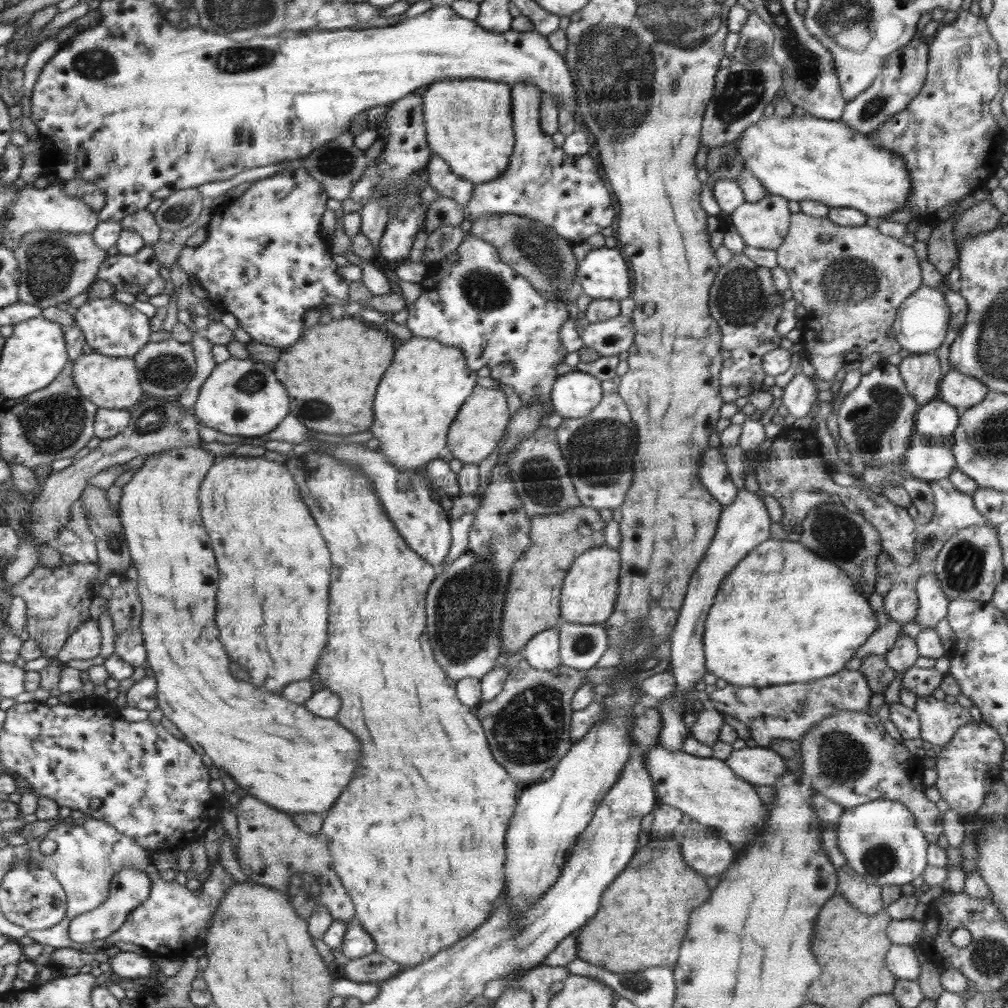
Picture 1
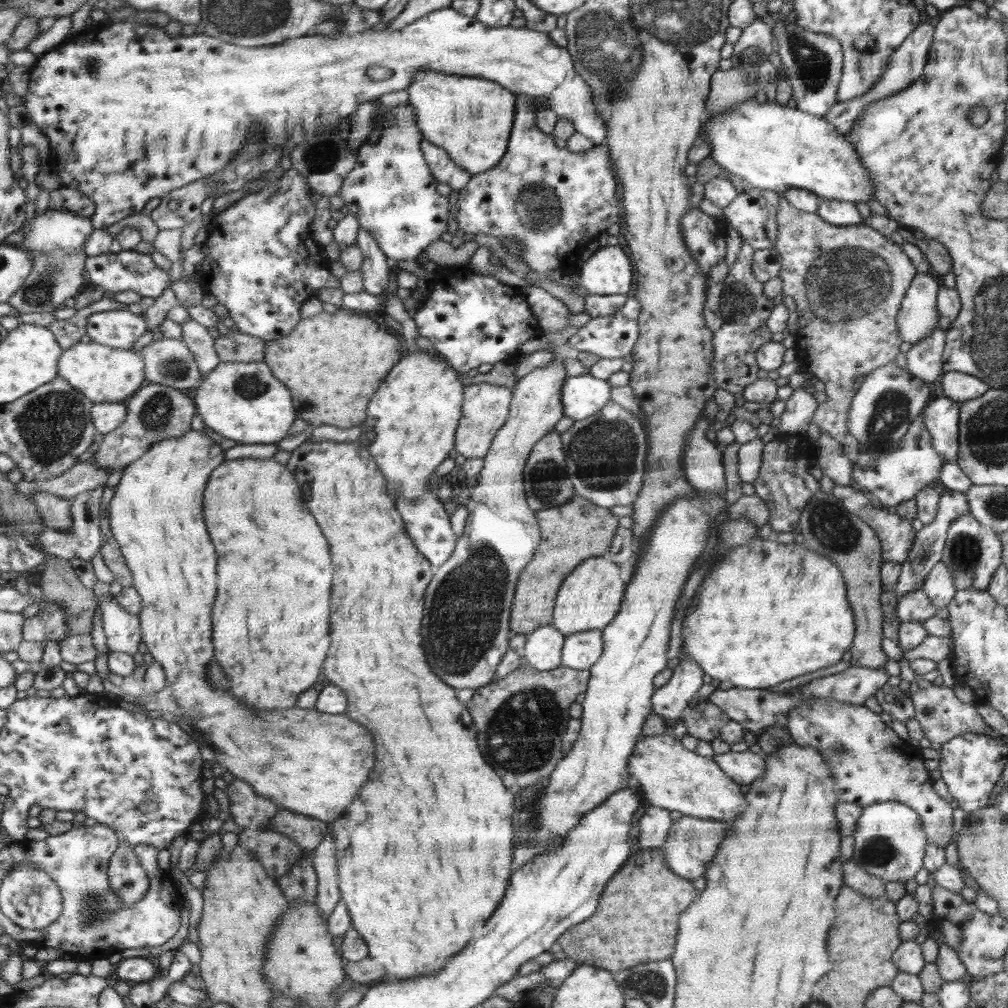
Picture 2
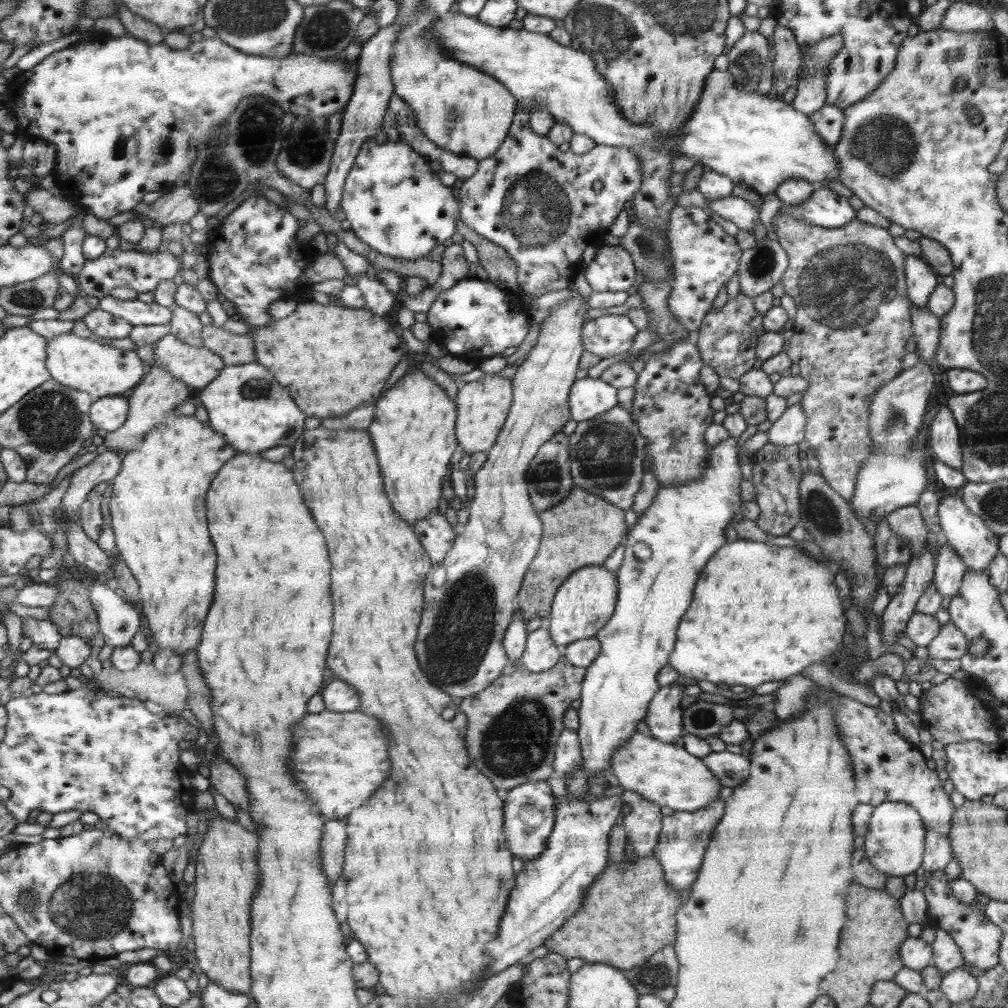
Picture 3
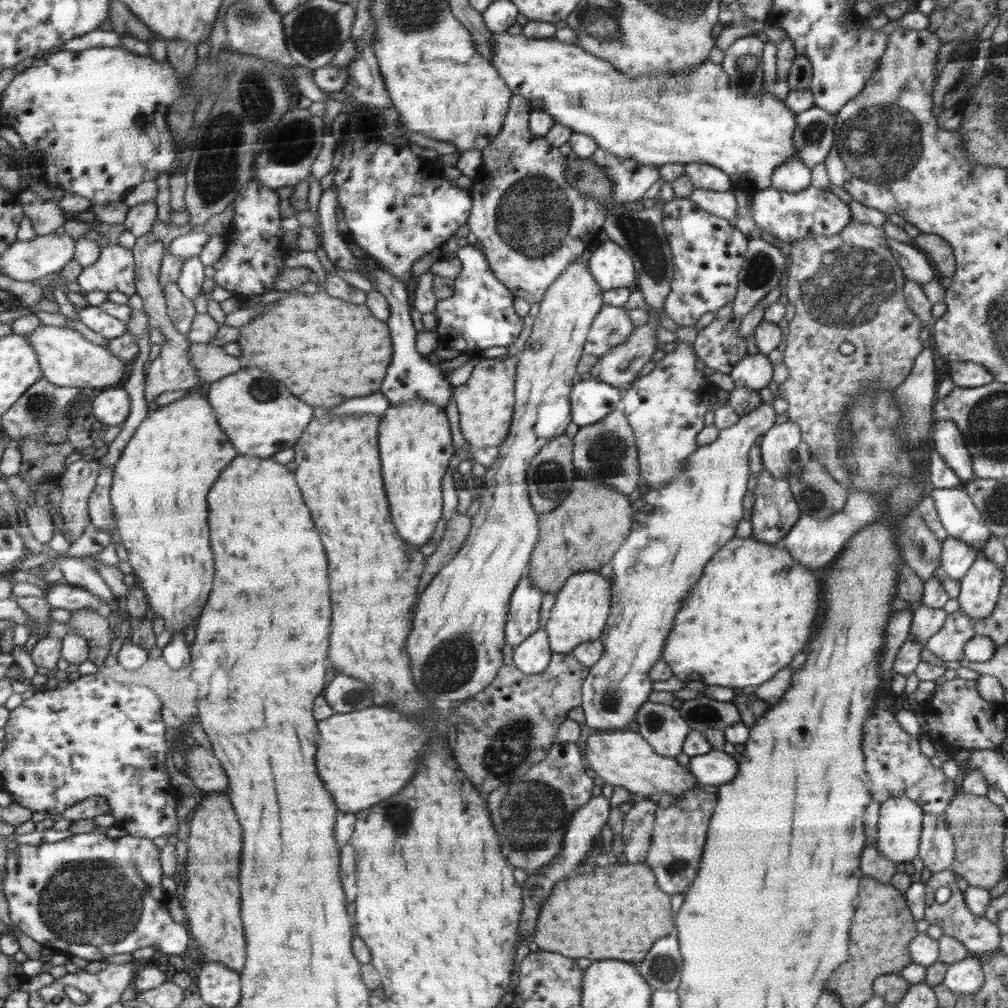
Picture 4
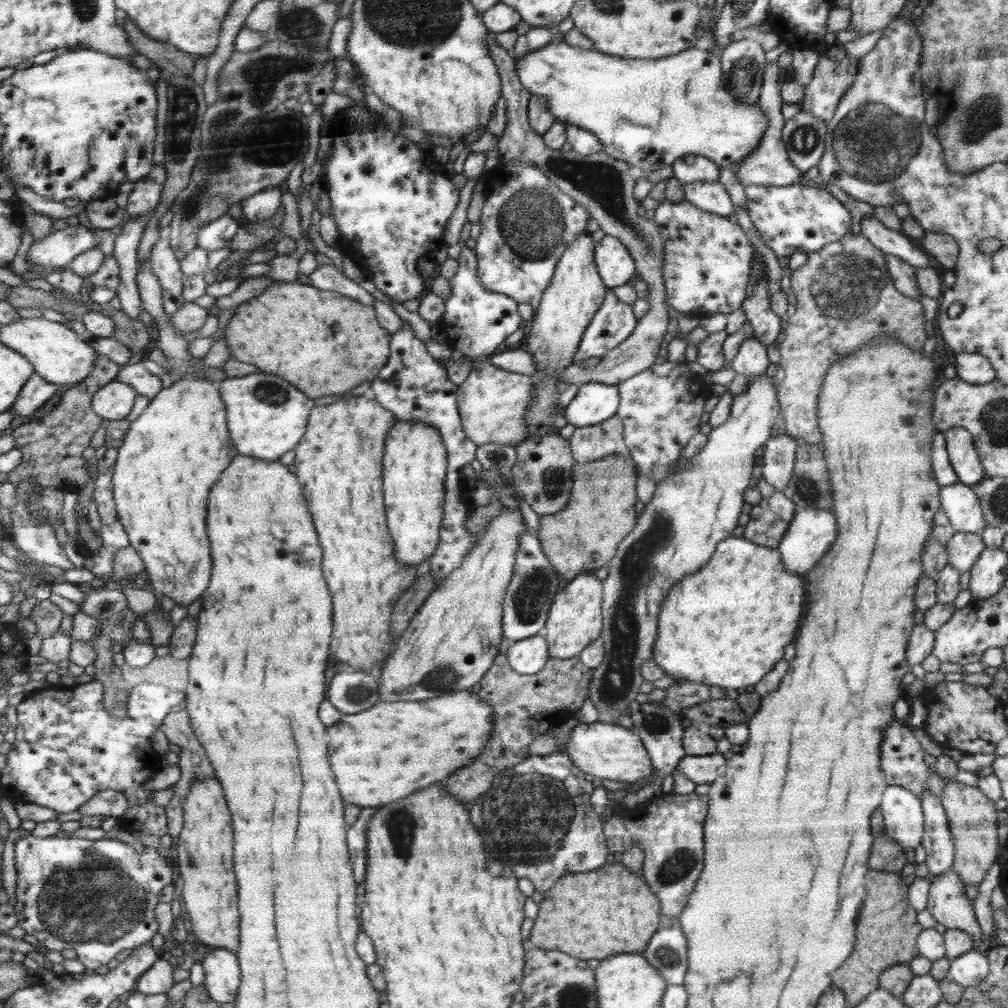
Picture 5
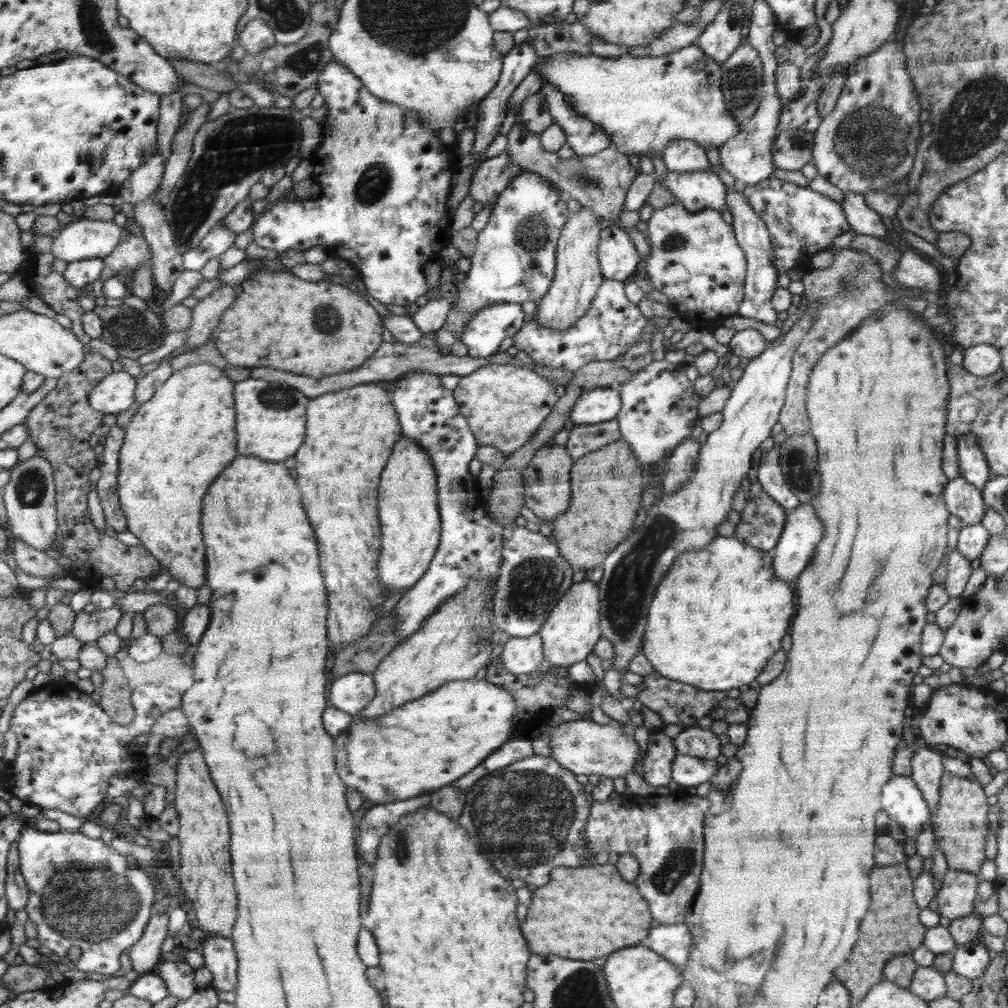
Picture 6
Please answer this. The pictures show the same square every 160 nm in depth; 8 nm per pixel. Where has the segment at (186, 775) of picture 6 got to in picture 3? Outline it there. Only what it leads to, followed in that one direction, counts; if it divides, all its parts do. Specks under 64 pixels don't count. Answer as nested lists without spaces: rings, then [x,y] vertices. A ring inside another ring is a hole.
[[[224,817],[207,819],[209,827],[196,856],[195,896],[191,902],[194,954],[198,968],[226,990],[251,996],[251,904],[259,888],[259,835]]]

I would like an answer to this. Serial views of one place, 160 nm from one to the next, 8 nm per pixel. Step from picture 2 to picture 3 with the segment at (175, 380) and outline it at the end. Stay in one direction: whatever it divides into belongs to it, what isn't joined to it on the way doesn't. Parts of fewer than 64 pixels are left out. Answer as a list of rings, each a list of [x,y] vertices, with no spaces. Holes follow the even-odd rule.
[[[168,334],[158,340],[154,344],[153,350],[155,366],[165,366],[174,378],[185,382],[191,389],[204,389],[207,384],[210,384],[214,380],[215,376],[218,376],[222,367],[225,367],[222,358],[214,354],[211,350],[208,350],[204,346],[199,346],[198,348],[190,346],[178,340],[172,334]]]

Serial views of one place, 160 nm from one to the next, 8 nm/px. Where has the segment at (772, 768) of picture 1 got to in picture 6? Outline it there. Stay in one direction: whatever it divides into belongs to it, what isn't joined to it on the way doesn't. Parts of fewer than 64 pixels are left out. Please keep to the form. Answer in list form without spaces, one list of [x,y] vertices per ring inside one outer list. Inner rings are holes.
[[[676,754],[672,761],[671,778],[681,790],[689,786],[697,787],[699,784],[709,782],[721,767],[716,760],[704,760],[694,756]]]

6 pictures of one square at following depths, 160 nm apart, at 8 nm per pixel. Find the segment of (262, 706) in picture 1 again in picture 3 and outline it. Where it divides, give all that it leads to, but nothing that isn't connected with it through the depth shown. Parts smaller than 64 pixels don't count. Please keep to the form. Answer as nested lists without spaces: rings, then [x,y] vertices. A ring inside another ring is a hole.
[[[179,415],[170,419],[168,424],[161,424],[154,430],[145,434],[144,440],[140,440],[134,450],[128,452],[122,461],[121,469],[119,473],[112,479],[112,496],[110,499],[109,507],[112,517],[112,528],[116,537],[116,552],[119,553],[121,559],[128,565],[130,572],[134,575],[134,578],[139,584],[139,595],[142,600],[142,612],[148,620],[148,628],[152,632],[152,636],[149,642],[154,642],[158,648],[171,648],[177,654],[186,654],[192,648],[196,649],[196,646],[200,644],[202,640],[202,622],[206,620],[206,614],[208,614],[208,608],[212,604],[212,596],[214,596],[214,570],[216,570],[216,552],[214,552],[214,546],[212,546],[212,540],[208,536],[208,526],[206,526],[206,502],[204,502],[204,496],[206,496],[206,490],[210,488],[210,482],[212,478],[216,476],[216,472],[227,464],[231,460],[232,456],[237,450],[232,448],[231,443],[226,438],[222,438],[220,433],[208,424],[201,423],[196,419],[194,415],[186,416]],[[324,709],[316,714],[308,714],[308,718],[304,718],[300,726],[296,726],[296,742],[300,742],[300,746],[296,746],[296,754],[292,754],[292,762],[296,762],[292,770],[296,770],[300,786],[304,786],[304,790],[308,790],[312,798],[316,798],[316,806],[324,810],[324,818],[328,820],[346,818],[352,810],[362,806],[390,772],[390,762],[386,752],[388,740],[380,728],[380,722],[378,718],[362,712],[358,709],[349,713],[337,713]]]

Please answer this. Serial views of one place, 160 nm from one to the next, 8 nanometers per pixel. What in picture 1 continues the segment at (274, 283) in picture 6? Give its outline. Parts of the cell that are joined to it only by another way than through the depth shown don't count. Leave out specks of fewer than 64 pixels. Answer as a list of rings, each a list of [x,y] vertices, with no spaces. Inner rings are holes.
[[[349,316],[306,330],[304,338],[288,350],[281,349],[281,357],[272,364],[279,381],[287,391],[292,390],[290,412],[305,427],[346,436],[364,432],[372,426],[372,402],[384,370],[393,361],[394,348],[394,336]]]

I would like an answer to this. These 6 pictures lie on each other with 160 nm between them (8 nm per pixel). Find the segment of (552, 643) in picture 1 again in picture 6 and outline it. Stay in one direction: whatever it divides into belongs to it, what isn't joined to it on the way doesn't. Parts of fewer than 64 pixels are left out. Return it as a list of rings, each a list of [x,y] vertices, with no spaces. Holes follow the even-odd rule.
[[[539,633],[529,637],[510,637],[499,655],[512,674],[534,673],[545,664],[543,639]]]

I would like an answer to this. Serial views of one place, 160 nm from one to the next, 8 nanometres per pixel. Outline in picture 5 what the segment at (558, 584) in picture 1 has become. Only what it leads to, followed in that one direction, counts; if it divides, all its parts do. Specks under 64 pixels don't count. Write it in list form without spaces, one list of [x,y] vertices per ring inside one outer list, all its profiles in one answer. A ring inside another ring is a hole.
[[[611,454],[594,462],[575,464],[572,502],[568,502],[568,510],[540,516],[540,526],[536,532],[542,552],[560,578],[571,581],[580,573],[593,573],[607,566],[607,562],[618,552],[620,542],[637,524],[636,512],[626,510],[638,502],[634,486],[635,461],[626,455]]]

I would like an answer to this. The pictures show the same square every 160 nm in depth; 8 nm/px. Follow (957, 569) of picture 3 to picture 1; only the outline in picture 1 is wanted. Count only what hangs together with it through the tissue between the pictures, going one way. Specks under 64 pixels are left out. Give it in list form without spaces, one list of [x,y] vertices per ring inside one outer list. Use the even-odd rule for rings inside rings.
[[[934,571],[916,582],[919,603],[913,621],[924,629],[935,629],[936,624],[947,615],[947,606],[951,600],[941,591],[939,584]]]

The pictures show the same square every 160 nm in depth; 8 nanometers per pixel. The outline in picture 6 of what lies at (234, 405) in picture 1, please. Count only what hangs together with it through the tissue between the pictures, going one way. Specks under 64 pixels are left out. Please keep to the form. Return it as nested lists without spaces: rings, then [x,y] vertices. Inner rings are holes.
[[[248,377],[236,383],[235,406],[240,408],[240,454],[270,462],[282,462],[292,456],[304,440],[304,422],[308,398],[285,382],[268,382]]]

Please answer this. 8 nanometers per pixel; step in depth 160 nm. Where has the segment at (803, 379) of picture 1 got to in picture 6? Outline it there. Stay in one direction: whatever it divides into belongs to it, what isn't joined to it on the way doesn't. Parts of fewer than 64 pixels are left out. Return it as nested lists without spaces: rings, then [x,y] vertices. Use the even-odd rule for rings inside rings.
[[[777,445],[762,454],[758,480],[763,489],[785,509],[792,510],[801,504],[799,498],[790,490],[784,480]]]

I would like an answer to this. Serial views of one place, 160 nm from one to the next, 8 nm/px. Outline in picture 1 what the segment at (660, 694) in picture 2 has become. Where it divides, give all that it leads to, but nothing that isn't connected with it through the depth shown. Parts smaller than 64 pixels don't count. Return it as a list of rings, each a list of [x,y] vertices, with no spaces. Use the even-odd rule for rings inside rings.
[[[745,488],[739,490],[738,496],[732,504],[723,506],[722,516],[719,518],[718,532],[706,556],[700,561],[699,568],[691,577],[683,606],[679,612],[679,620],[671,634],[671,667],[676,681],[676,688],[668,697],[686,697],[698,690],[702,685],[705,668],[705,654],[703,651],[703,632],[705,620],[710,607],[713,605],[717,590],[724,577],[758,544],[771,538],[770,517],[762,497],[756,492]]]

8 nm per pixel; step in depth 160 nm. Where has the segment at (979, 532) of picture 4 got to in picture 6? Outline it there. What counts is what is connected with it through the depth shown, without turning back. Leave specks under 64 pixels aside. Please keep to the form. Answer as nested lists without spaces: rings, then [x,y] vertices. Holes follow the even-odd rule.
[[[960,476],[946,483],[943,499],[950,514],[958,517],[965,526],[978,524],[986,513],[981,489]]]

